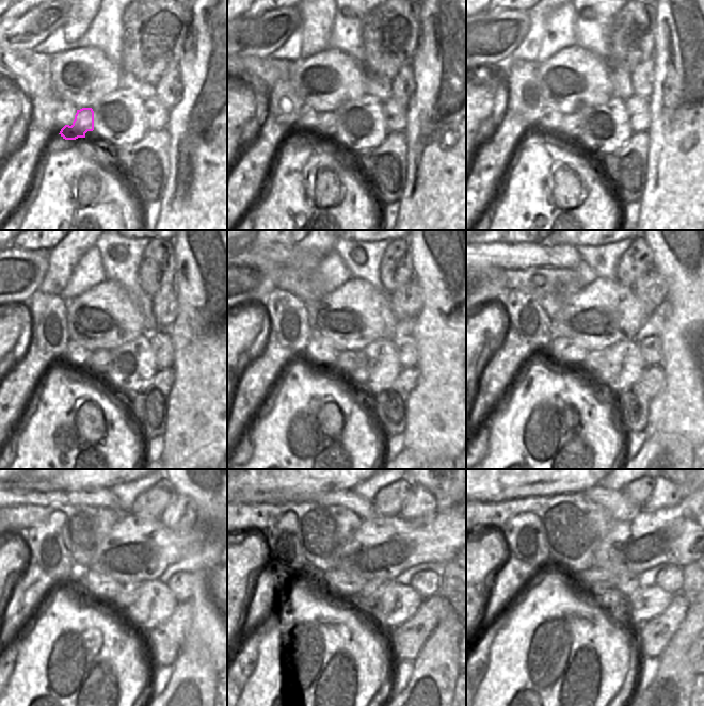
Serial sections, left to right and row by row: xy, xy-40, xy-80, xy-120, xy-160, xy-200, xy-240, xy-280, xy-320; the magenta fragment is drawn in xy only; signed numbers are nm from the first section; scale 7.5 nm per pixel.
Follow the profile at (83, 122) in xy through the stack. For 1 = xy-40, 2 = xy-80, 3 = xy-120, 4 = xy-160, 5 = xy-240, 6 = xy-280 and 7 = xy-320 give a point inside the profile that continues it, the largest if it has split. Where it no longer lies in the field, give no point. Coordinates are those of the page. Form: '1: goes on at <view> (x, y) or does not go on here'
1: goes on at xy-40 (326, 124)
2: goes on at xy-80 (572, 124)
3: goes on at xy-120 (99, 362)
4: goes on at xy-160 (346, 359)
5: goes on at xy-240 (128, 596)
6: goes on at xy-280 (367, 596)
7: goes on at xy-320 (625, 582)

